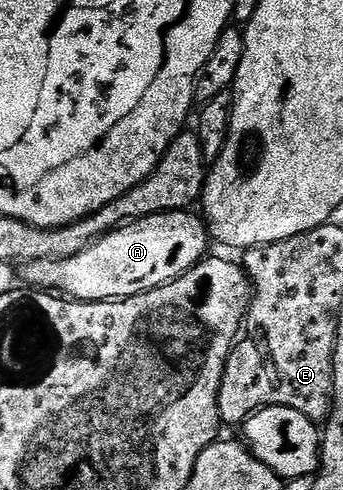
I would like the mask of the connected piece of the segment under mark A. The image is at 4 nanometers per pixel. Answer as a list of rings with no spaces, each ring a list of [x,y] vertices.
[[[194,211],[162,212],[133,220],[95,240],[85,250],[73,254],[64,260],[29,260],[22,265],[21,276],[28,285],[40,290],[54,290],[72,300],[124,300],[127,296],[136,296],[176,280],[189,269],[194,268],[200,260],[208,255],[209,229],[202,215]]]

